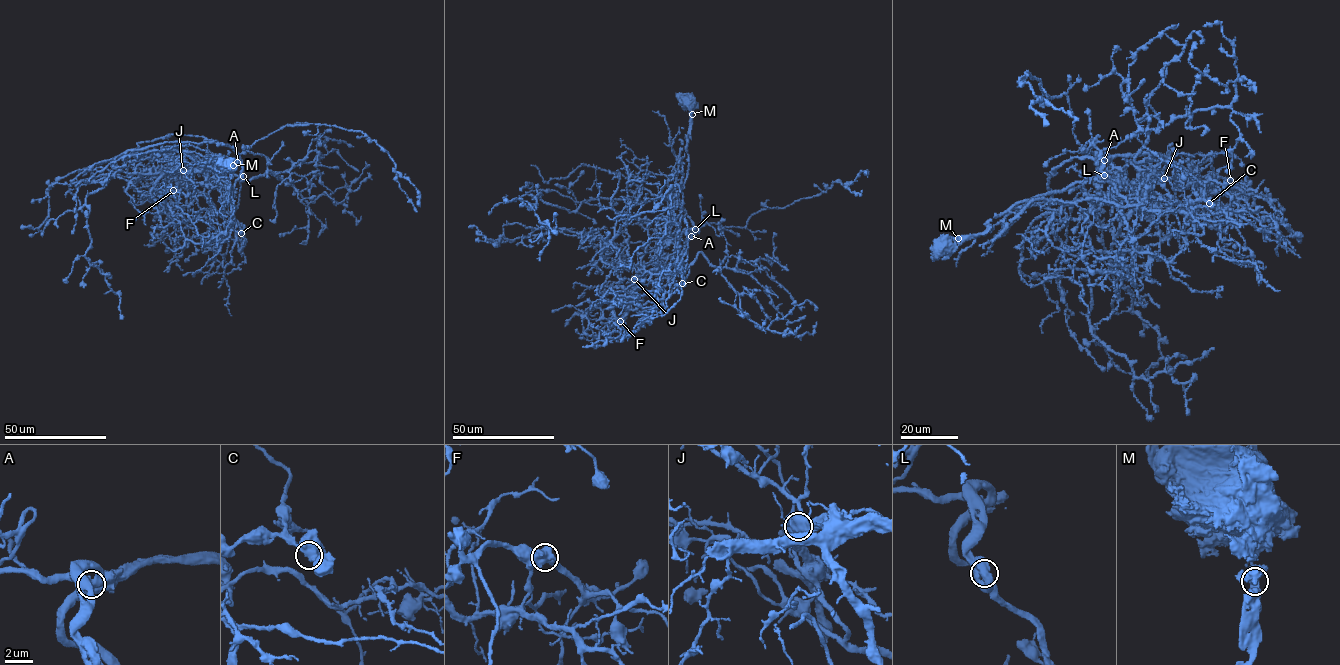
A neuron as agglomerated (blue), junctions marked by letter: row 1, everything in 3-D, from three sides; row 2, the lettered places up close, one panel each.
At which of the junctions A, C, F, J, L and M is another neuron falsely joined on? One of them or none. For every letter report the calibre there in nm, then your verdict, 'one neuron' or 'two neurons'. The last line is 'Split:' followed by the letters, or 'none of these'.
A: 550 nm | two neurons
C: 500 nm | one neuron
F: 500 nm | one neuron
J: 500 nm | one neuron
L: 600 nm | one neuron
M: 550 nm | one neuron
Split: A

